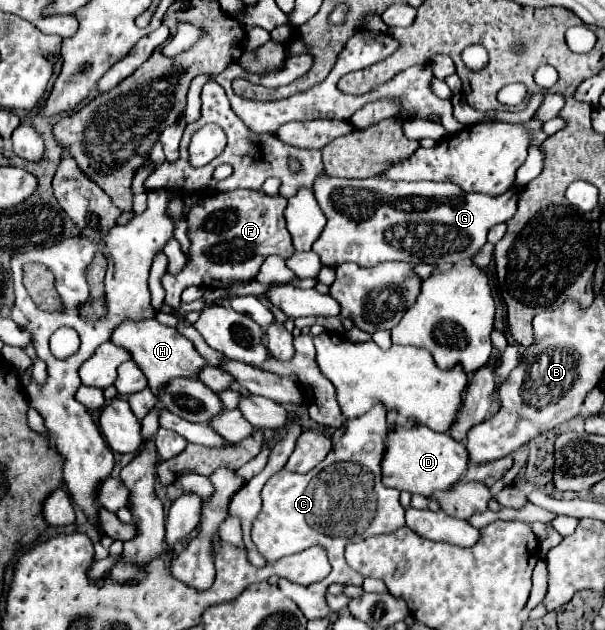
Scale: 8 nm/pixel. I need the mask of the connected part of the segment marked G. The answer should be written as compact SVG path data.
M326 175L314 183L314 195L328 223L314 241L312 251L320 257L322 265L328 267L348 261L360 267L374 267L382 261L406 261L446 269L454 263L474 259L486 243L488 229L512 219L520 199L518 189L490 197L466 193L452 183L406 183L388 181L384 177L336 179Z

